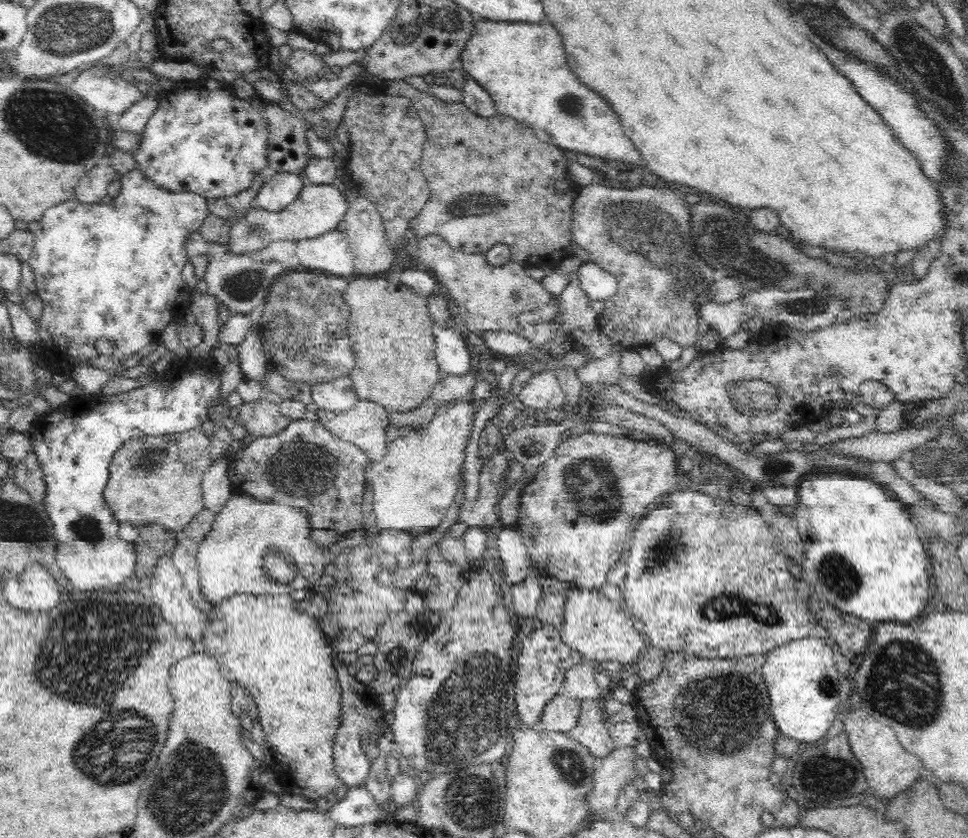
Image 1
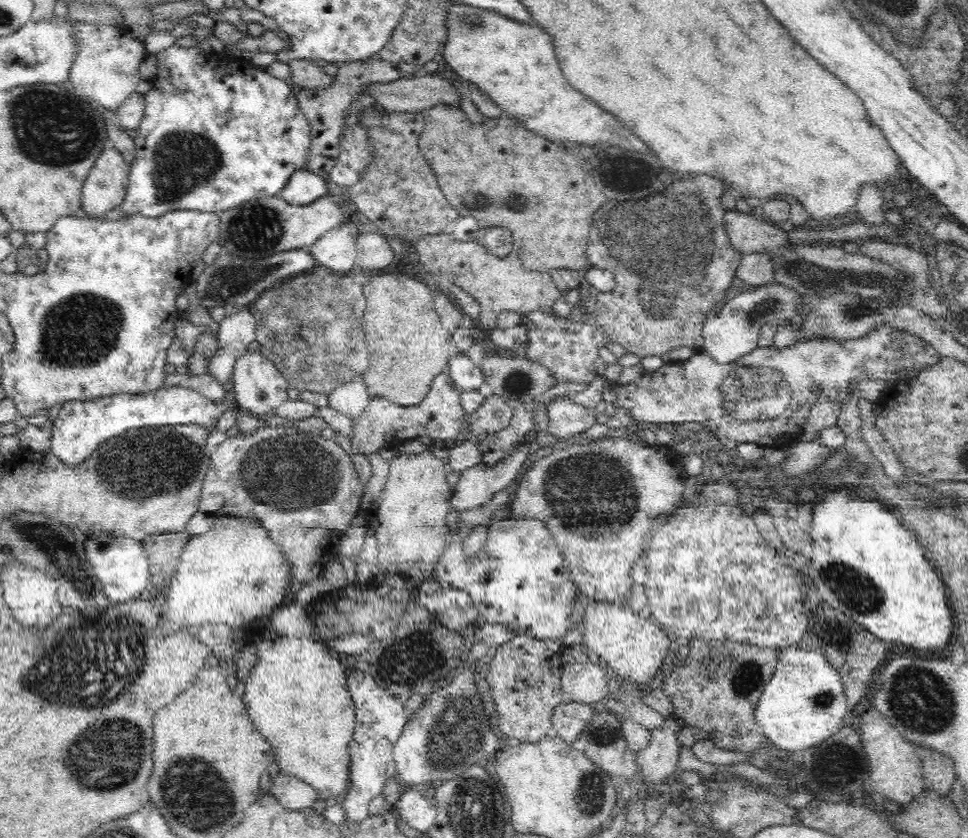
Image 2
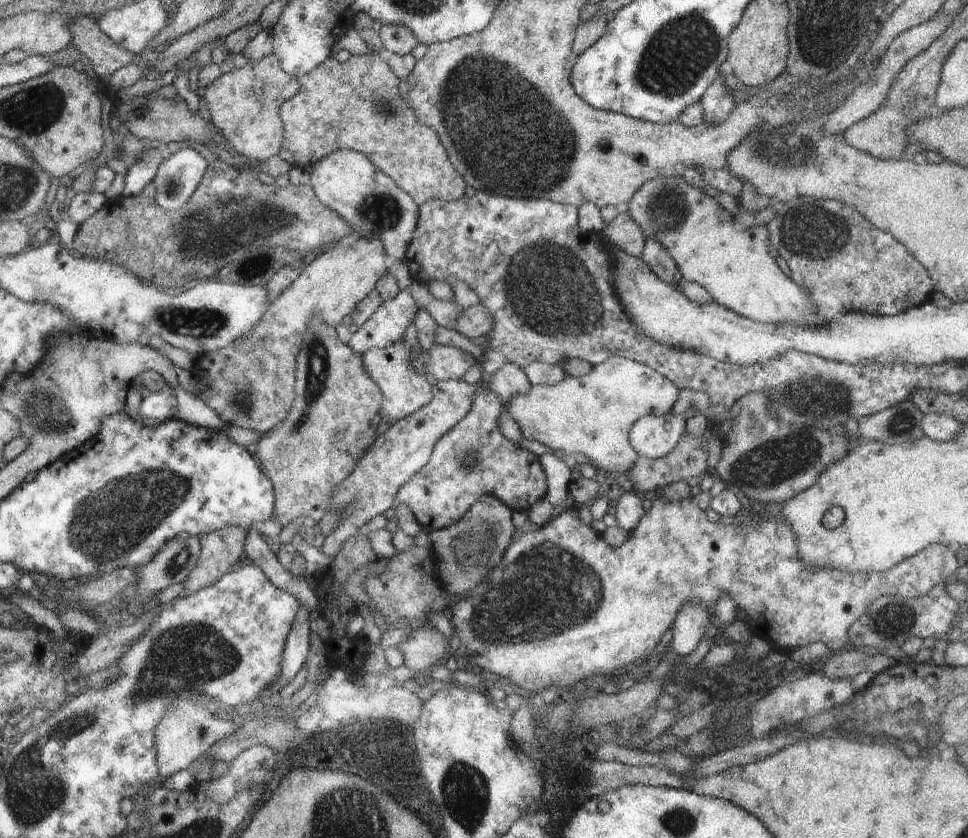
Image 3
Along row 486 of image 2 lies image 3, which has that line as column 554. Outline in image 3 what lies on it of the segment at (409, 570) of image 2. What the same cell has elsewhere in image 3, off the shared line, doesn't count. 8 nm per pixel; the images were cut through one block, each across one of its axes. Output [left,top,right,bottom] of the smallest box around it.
[503,356,678,474]

